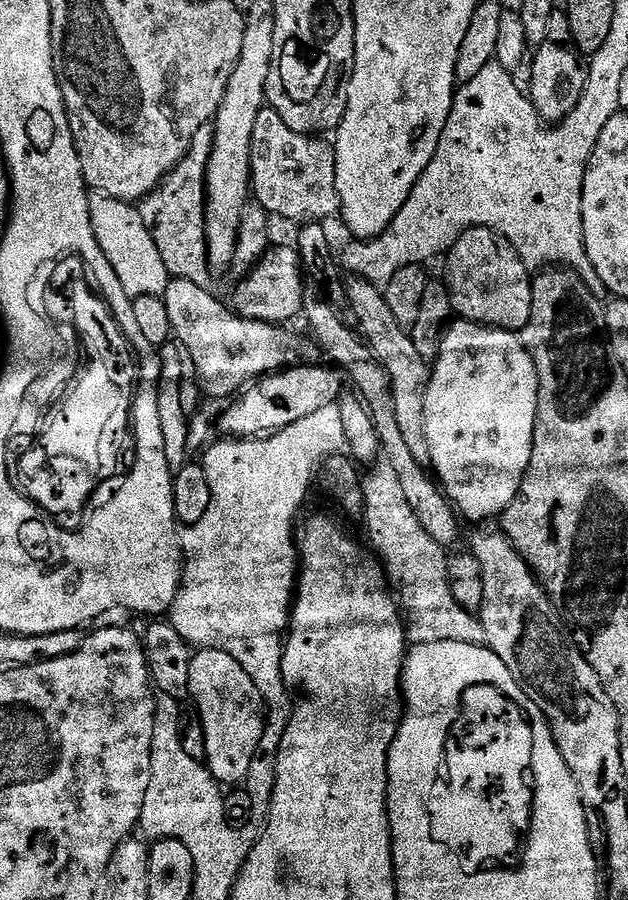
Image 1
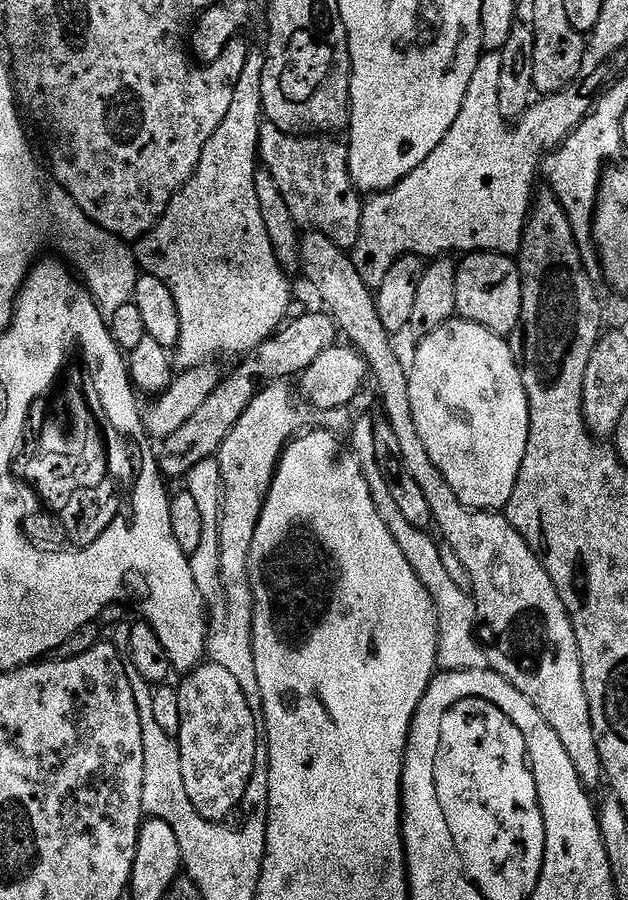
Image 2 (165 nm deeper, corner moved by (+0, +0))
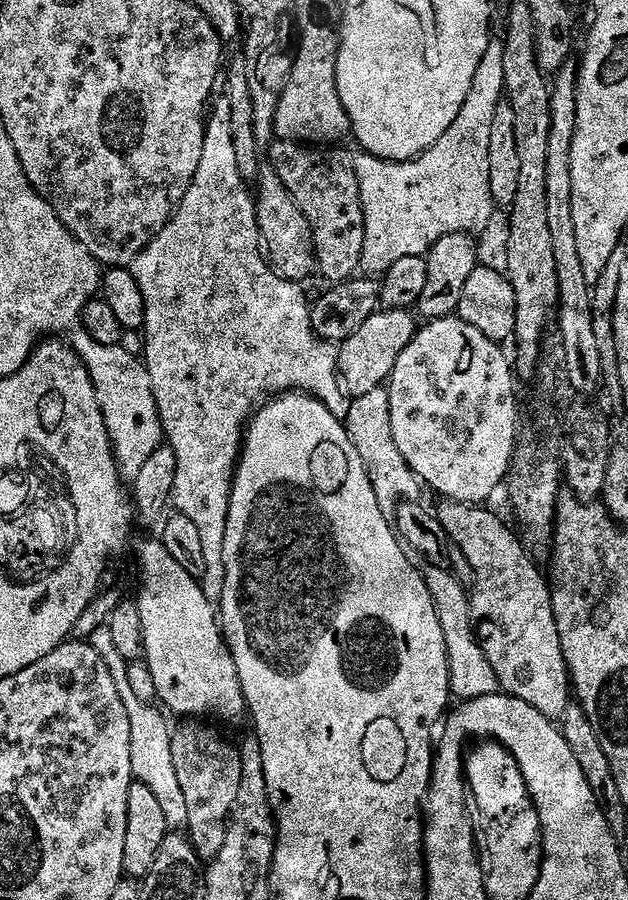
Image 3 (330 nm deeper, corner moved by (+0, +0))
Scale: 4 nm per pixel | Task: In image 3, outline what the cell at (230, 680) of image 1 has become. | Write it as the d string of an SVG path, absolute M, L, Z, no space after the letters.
M184 722L179 729L175 729L172 738L174 750L174 767L178 773L179 784L182 786L182 794L186 794L186 810L188 811L188 823L186 835L192 842L201 861L211 862L222 850L226 842L230 817L233 809L240 803L240 791L242 790L242 778L244 777L244 757L241 749L232 744L227 744L212 728L207 728L204 722Z

